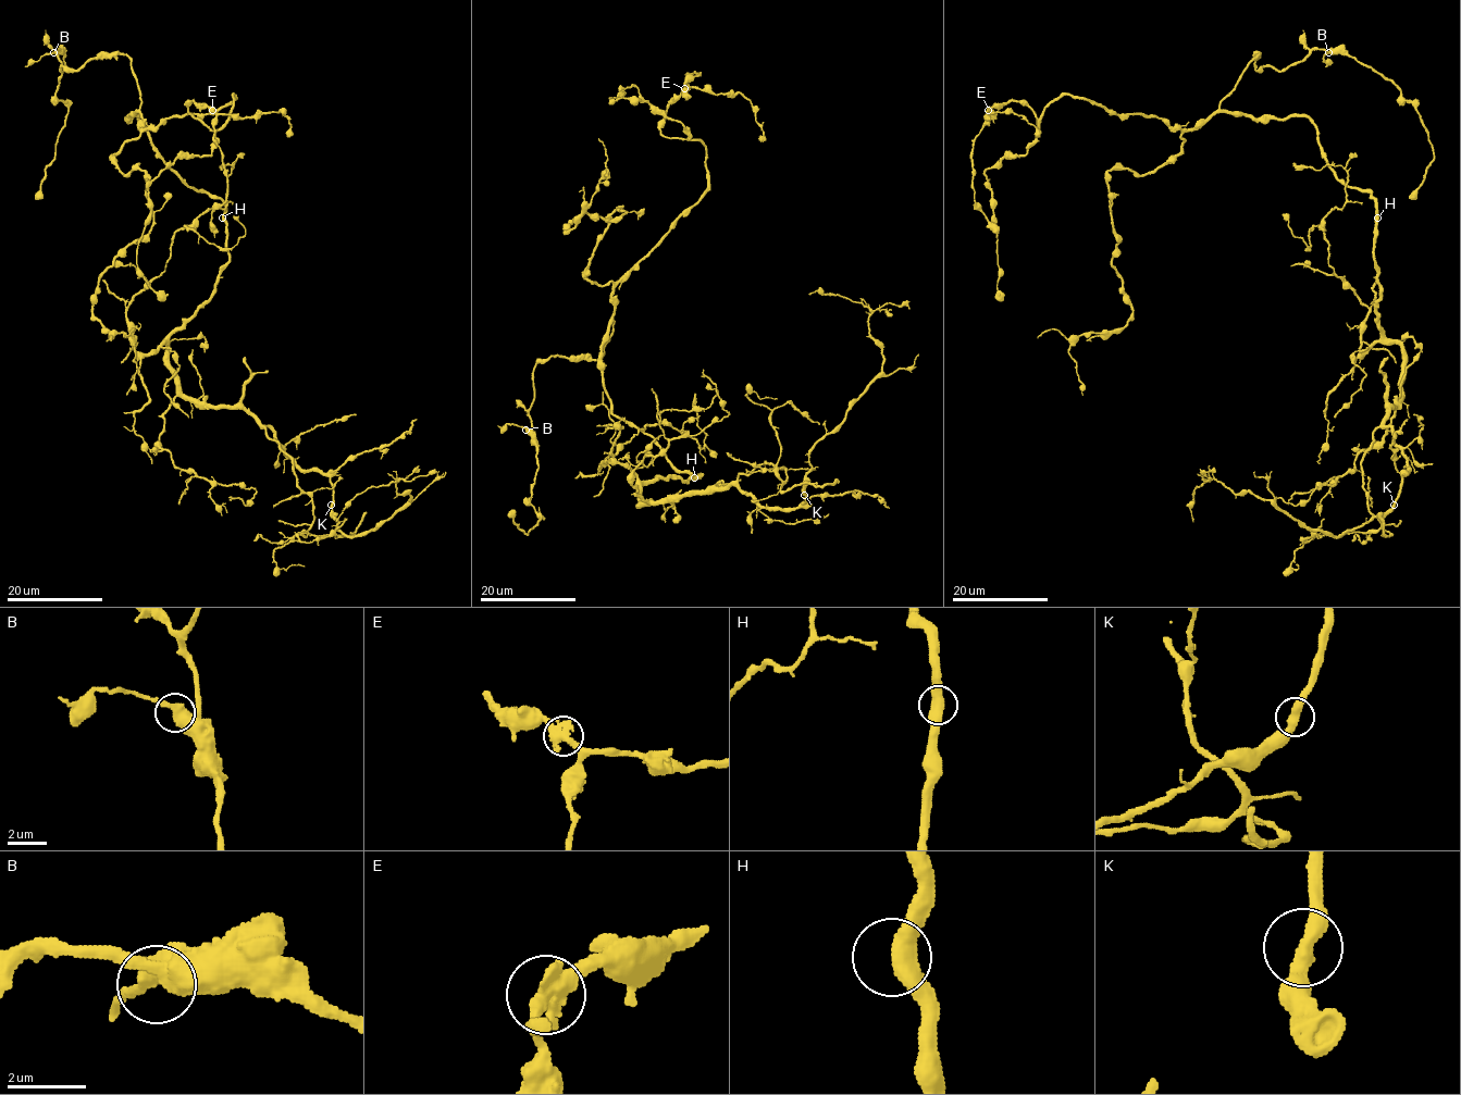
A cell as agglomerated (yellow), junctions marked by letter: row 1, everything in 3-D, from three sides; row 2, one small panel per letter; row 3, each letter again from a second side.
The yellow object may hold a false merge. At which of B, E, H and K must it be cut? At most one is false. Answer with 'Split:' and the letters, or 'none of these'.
Split: none of these

